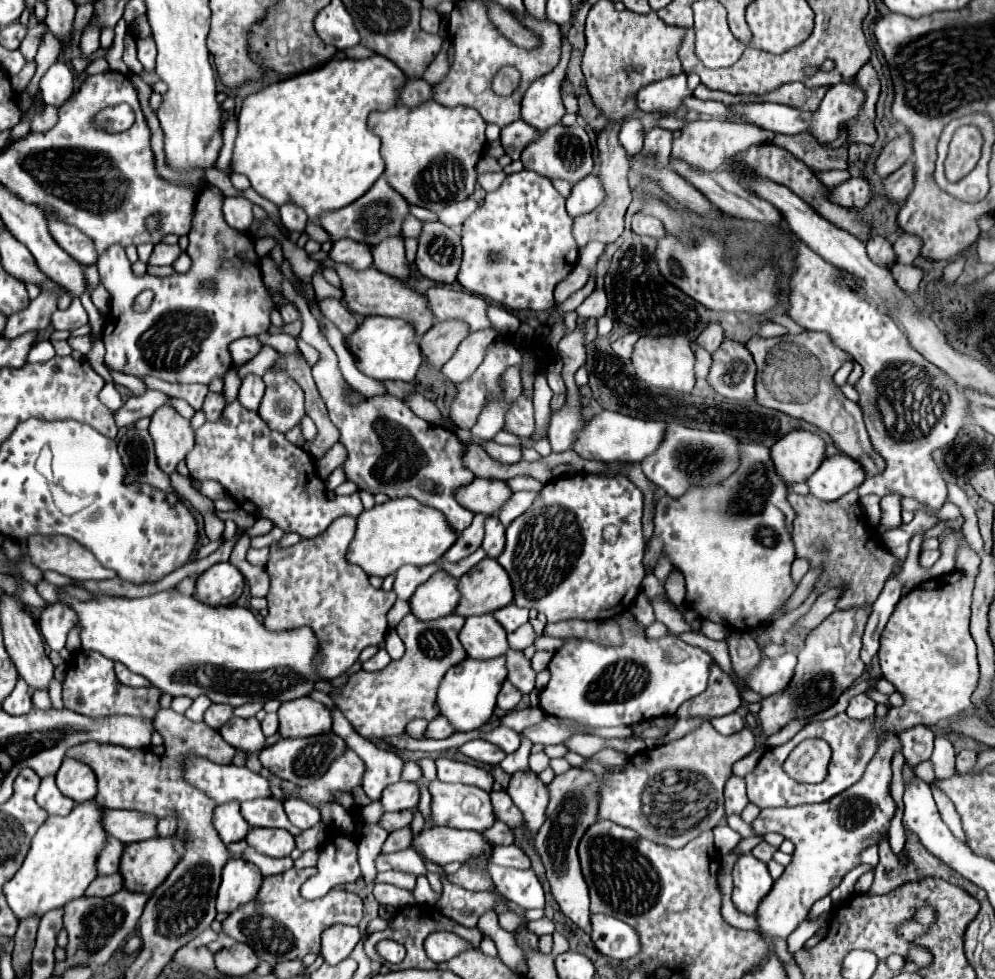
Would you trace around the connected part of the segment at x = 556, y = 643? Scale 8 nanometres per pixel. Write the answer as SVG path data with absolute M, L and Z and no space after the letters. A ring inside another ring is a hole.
M543 636L538 638L534 645L536 647L536 650L554 650L557 651L558 648L562 648L564 646L564 638L556 638L556 637L548 637Z

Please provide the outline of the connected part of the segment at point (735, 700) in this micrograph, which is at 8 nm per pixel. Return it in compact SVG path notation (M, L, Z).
M714 662L710 666L710 682L706 686L706 692L690 698L678 708L678 718L690 718L690 716L724 716L734 712L740 706L740 692L732 678L720 670L720 666Z

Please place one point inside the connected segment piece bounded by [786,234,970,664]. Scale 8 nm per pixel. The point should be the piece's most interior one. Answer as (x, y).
(910, 408)

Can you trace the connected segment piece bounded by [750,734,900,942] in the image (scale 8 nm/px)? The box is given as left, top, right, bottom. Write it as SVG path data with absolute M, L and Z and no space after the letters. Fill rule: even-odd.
M886 734L886 738L880 740L878 752L870 760L864 776L850 786L850 790L830 798L830 802L766 808L750 824L758 836L775 832L796 846L792 852L792 862L784 868L784 874L774 882L774 888L758 908L758 924L762 934L766 934L766 942L772 942L774 936L786 938L808 916L812 904L830 894L844 874L860 864L858 854L864 848L880 844L884 838L888 838L888 824L896 814L896 802L888 790L892 780L890 764L898 750L898 736Z

